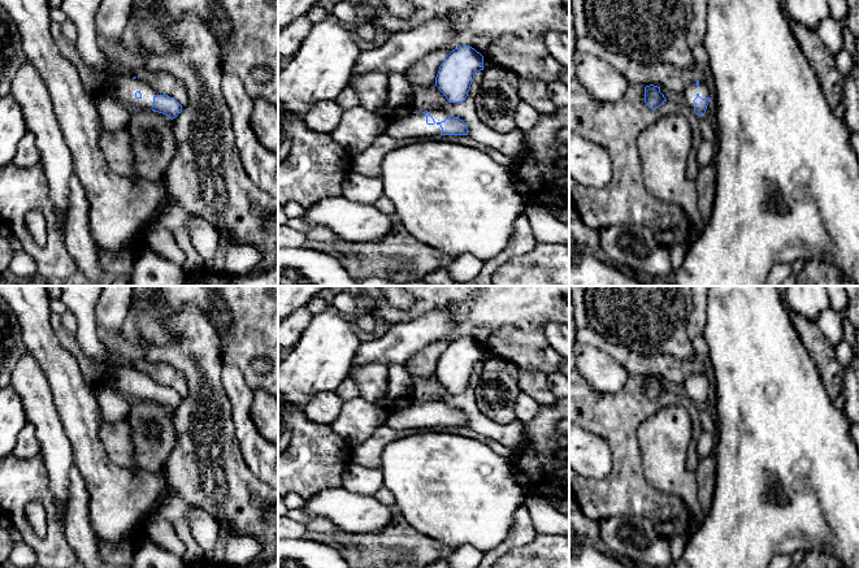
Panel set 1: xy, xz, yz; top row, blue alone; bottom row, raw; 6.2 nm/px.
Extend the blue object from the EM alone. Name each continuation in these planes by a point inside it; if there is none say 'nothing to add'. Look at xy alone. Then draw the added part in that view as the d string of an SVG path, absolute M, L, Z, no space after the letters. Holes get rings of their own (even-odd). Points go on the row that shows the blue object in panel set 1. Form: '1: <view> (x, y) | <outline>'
1: xy (82, 12) | M61 0L60 8L66 14L66 17L74 22L77 27L77 43L75 47L81 56L81 60L94 70L97 70L104 77L104 83L101 91L108 91L118 101L125 105L130 105L135 109L151 109L153 107L153 97L160 95L156 92L146 81L138 77L133 79L127 75L113 77L109 70L109 64L107 56L101 52L96 43L96 30L95 30L95 16L97 13L101 0Z

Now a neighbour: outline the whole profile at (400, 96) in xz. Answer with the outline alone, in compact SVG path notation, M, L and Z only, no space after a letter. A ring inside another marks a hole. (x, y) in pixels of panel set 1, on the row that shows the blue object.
M389 74L389 97L385 117L390 121L400 120L413 113L413 91L403 74Z

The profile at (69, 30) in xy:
M69 18L65 19L65 22L61 25L61 30L62 30L62 34L64 36L71 42L71 43L77 43L77 27L74 25L73 21L70 21Z

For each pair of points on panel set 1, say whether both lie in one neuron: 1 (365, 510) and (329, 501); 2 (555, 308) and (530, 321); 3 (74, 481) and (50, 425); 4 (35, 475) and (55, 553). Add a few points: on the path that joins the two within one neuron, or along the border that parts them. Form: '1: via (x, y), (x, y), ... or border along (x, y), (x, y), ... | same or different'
1: via (356, 510), (346, 510), (338, 504) | same
2: via (549, 308), (543, 308), (537, 315) | same
3: border along (73, 464), (69, 471), (68, 501) | different
4: via (42, 494), (52, 511), (55, 533) | same

